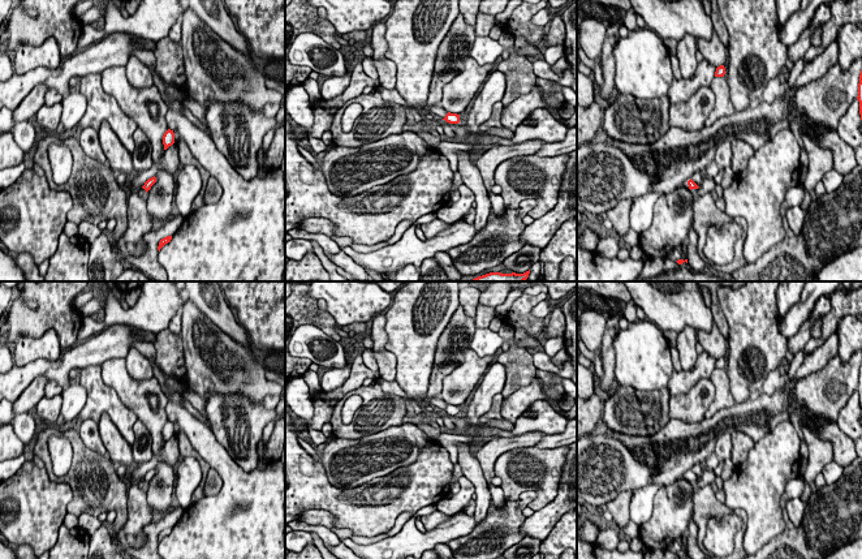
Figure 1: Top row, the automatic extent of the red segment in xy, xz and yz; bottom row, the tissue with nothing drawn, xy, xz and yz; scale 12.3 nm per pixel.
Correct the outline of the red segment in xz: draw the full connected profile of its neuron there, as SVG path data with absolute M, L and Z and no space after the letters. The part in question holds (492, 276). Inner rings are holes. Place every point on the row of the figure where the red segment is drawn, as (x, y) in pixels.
M530 270L523 274L490 272L469 281L525 281L529 278L529 274L530 274Z

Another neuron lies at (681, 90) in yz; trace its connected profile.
M707 60L698 63L695 73L690 78L676 79L673 77L672 86L668 90L671 104L688 102L699 87L710 87L715 77L716 66Z

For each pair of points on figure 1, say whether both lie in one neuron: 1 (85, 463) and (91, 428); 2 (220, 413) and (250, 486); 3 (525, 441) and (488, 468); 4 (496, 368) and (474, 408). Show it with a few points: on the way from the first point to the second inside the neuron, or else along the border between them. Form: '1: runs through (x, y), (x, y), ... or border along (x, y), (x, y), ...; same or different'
1: border along (81, 439), (87, 447), (103, 455); different
2: border along (223, 447), (245, 471), (257, 468); different
3: runs through (513, 443), (501, 444), (490, 456); same
4: runs through (495, 378), (482, 398); same

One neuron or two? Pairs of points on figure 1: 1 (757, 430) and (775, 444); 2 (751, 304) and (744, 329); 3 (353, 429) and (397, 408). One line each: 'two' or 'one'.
1: two
2: one
3: one

